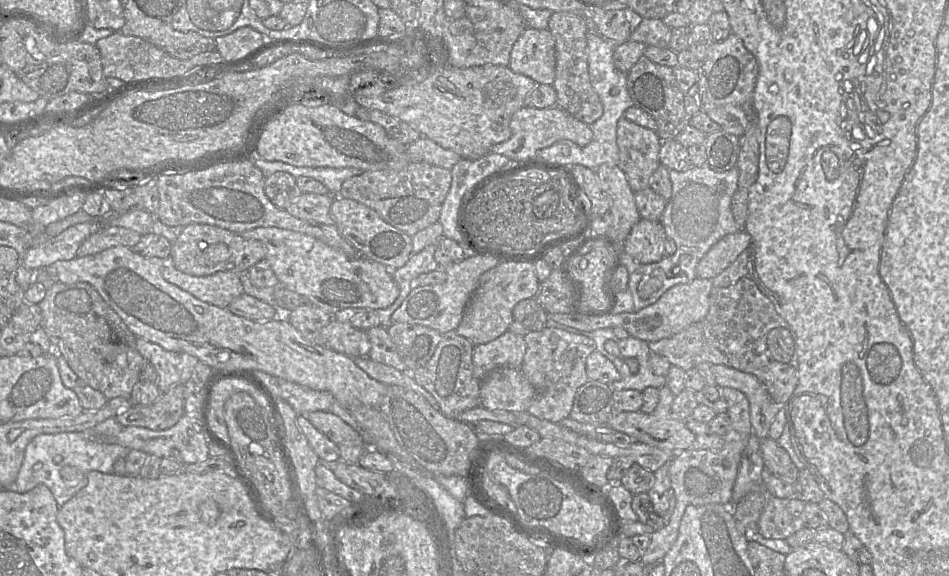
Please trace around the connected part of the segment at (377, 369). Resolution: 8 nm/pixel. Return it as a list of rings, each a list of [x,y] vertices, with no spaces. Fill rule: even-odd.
[[[368,356],[355,358],[356,365],[371,378],[386,386],[400,386],[420,394],[433,408],[438,409],[435,398],[412,378],[408,370],[399,371],[391,366],[375,362]]]

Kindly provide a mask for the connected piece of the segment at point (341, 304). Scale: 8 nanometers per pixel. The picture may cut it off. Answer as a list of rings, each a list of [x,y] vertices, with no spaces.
[[[258,227],[241,235],[266,246],[265,259],[280,284],[332,316],[346,308],[386,309],[399,295],[390,268],[364,256],[348,257],[314,237],[277,227]]]

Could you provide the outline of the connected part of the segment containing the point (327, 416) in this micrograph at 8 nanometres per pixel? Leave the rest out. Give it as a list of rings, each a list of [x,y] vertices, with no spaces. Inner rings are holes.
[[[331,411],[310,412],[307,419],[337,445],[340,443],[366,445],[363,437],[353,427]]]

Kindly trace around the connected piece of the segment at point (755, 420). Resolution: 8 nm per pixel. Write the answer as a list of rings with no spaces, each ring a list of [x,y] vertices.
[[[712,364],[711,369],[720,388],[735,388],[746,395],[753,434],[759,439],[768,437],[774,417],[785,405],[777,404],[765,386],[752,374],[721,364]]]

